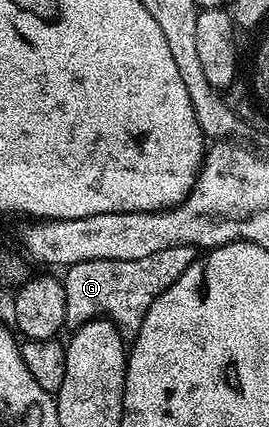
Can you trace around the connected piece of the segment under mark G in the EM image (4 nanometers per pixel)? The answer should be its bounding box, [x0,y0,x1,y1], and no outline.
[62,245,197,329]

